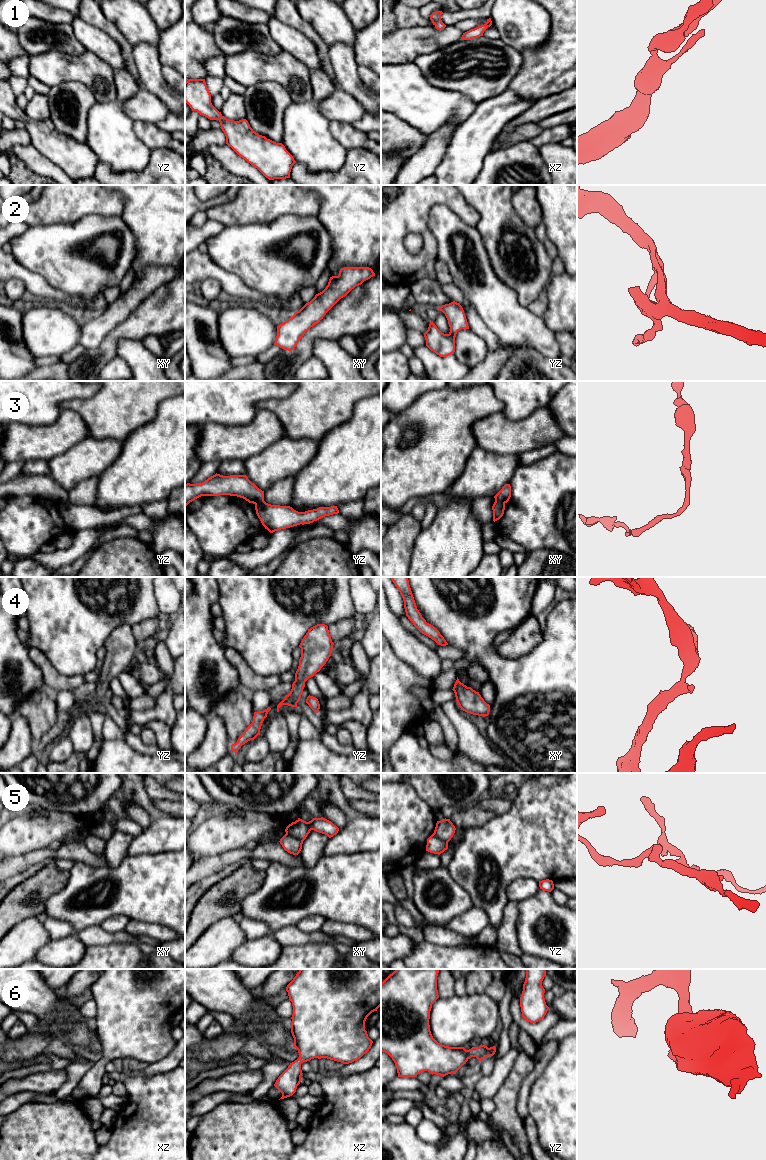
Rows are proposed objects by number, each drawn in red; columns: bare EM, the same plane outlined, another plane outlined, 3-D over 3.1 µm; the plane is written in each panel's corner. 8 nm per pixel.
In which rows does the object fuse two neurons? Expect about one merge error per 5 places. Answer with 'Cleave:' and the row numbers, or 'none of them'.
Cleave: 3, 5

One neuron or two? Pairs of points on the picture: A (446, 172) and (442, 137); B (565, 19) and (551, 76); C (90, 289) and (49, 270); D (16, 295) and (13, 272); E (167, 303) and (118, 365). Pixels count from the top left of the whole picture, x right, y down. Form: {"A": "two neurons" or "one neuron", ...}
{"A": "two neurons", "B": "one neuron", "C": "one neuron", "D": "two neurons", "E": "two neurons"}

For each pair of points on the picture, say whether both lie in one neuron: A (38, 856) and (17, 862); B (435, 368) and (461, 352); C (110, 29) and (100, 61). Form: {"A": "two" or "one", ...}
{"A": "one", "B": "two", "C": "two"}

